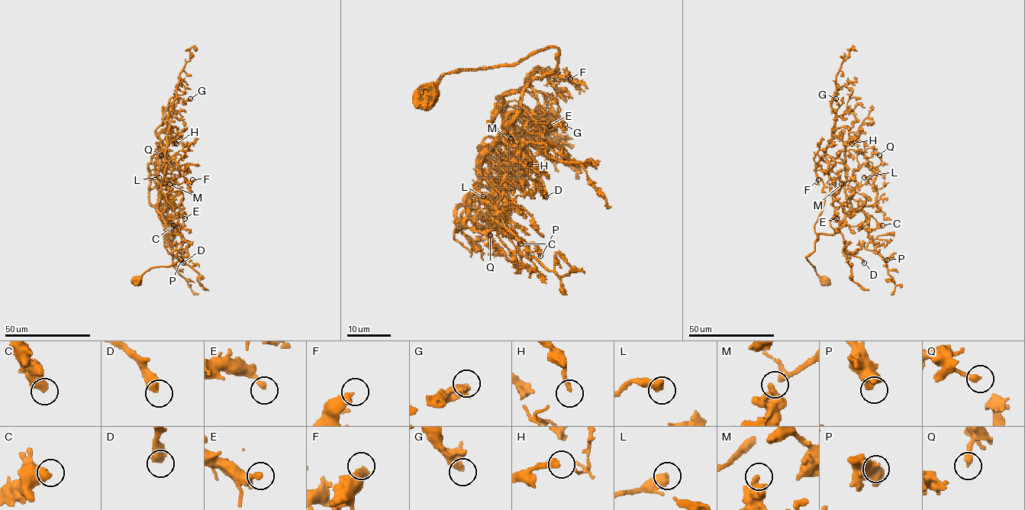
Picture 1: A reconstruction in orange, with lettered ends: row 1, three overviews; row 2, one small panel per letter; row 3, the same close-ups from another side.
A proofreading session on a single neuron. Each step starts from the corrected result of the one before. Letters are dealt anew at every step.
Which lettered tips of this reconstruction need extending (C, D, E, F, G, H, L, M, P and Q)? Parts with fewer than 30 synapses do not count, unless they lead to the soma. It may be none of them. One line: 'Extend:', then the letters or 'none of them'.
Extend: D, L

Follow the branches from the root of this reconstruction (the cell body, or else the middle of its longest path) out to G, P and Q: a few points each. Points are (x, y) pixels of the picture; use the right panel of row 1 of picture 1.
G: (825, 280), (806, 256), (814, 249), (814, 224), (825, 198), (835, 188), (826, 149), (836, 98)
P: (825, 280), (806, 256), (813, 251), (818, 234), (833, 234), (852, 211), (862, 211), (868, 237), (887, 259)
Q: (825, 280), (806, 256), (818, 234), (833, 234), (849, 213), (875, 202), (875, 172), (867, 159), (879, 155)

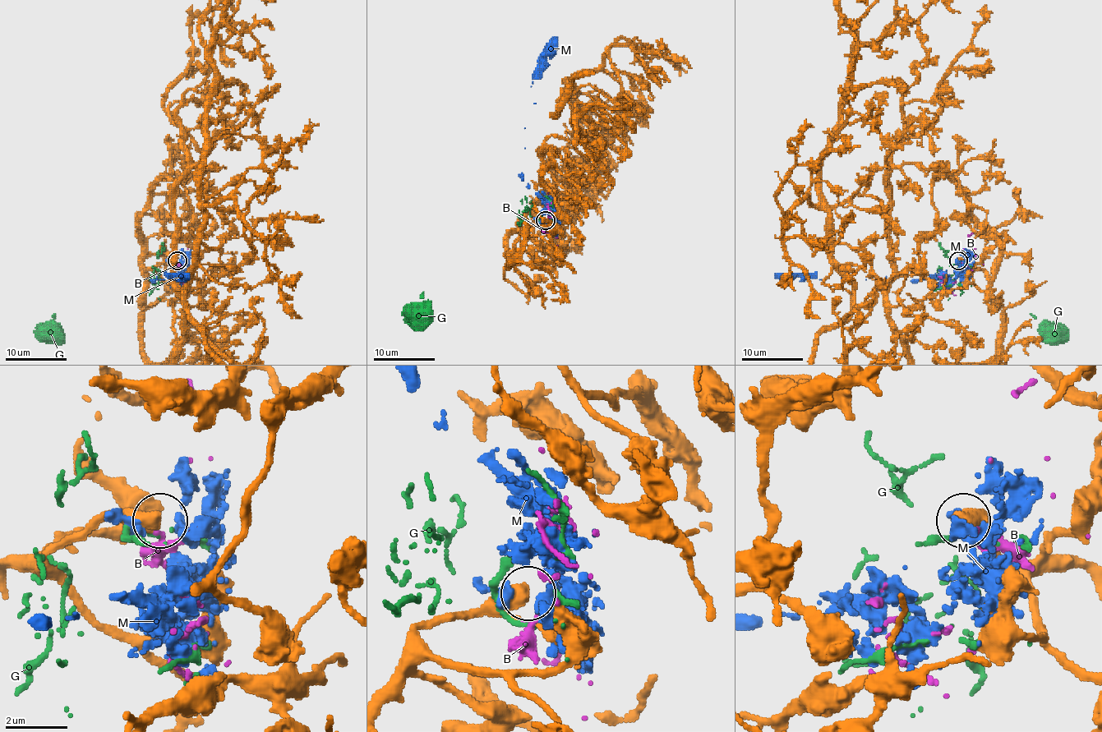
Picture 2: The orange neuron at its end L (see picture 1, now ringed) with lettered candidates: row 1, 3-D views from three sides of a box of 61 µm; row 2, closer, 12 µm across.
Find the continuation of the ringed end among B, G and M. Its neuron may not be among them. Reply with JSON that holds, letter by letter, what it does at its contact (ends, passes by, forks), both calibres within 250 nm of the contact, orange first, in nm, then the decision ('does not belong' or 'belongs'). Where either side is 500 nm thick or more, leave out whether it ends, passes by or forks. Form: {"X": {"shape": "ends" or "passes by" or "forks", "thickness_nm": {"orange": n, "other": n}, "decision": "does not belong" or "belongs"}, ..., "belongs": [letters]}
{"B": {"shape": "passes by", "thickness_nm": {"orange": 280, "other": 200}, "decision": "does not belong"}, "G": {"thickness_nm": {"orange": 650, "other": 140}, "decision": "does not belong"}, "M": {"thickness_nm": {"orange": 650, "other": 320}, "decision": "does not belong"}, "belongs": []}

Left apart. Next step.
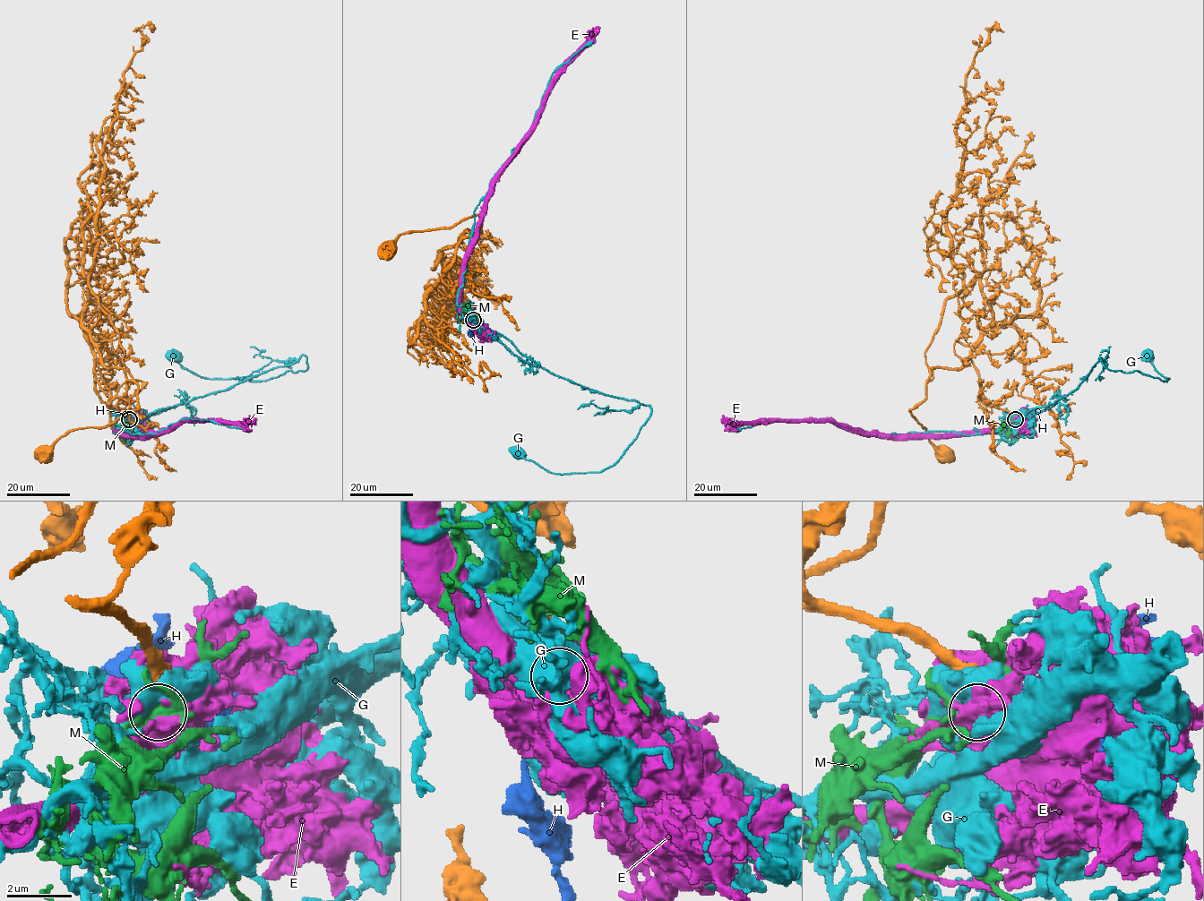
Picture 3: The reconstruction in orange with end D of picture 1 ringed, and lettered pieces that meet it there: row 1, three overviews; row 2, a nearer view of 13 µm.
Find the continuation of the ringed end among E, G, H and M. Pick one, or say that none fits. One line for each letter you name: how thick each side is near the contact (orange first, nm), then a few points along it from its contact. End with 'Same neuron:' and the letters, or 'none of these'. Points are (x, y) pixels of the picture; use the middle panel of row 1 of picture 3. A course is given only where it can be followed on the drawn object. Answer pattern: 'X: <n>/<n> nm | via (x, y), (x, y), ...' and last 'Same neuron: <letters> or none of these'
H: 600/340 nm | via (473, 320), (470, 325), (473, 346)
Same neuron: H

